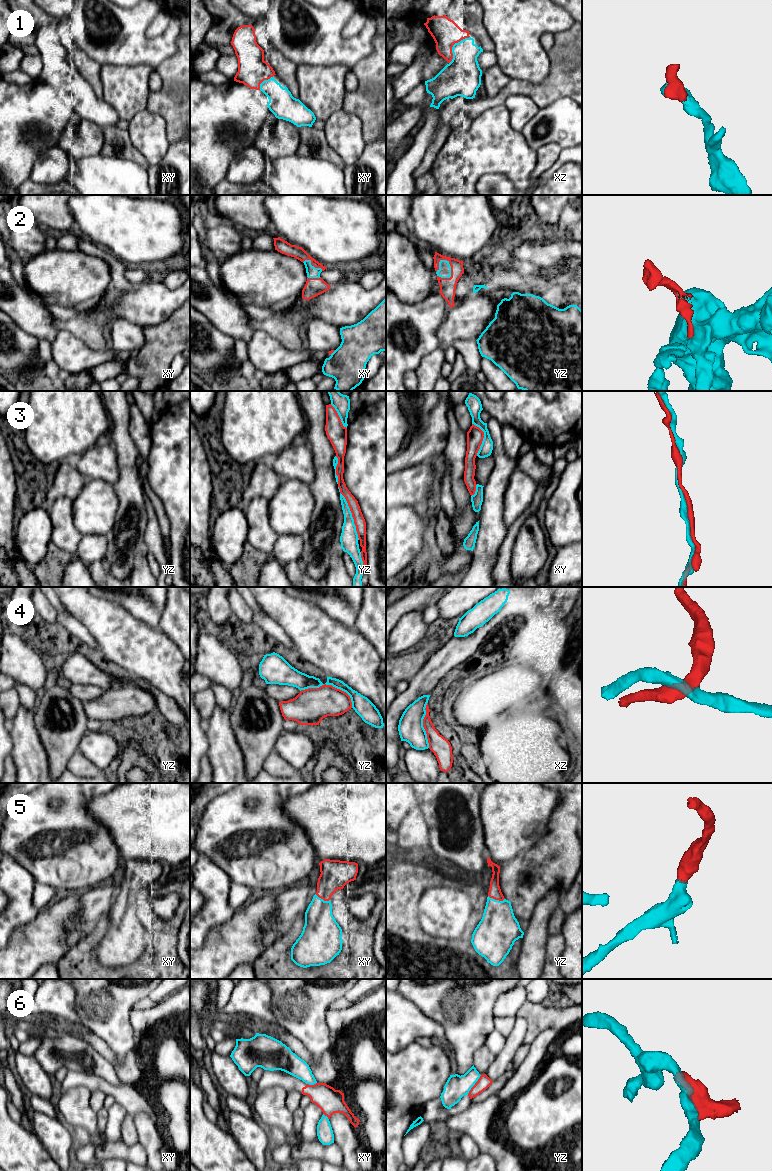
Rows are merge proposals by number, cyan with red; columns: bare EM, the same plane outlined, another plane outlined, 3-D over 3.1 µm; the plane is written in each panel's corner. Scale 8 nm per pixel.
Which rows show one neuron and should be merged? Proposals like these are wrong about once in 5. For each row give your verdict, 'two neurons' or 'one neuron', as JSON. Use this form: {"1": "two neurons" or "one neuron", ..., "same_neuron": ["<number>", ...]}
{"1": "one neuron", "2": "one neuron", "3": "two neurons", "4": "one neuron", "5": "one neuron", "6": "two neurons", "same_neuron": ["1", "2", "4", "5"]}

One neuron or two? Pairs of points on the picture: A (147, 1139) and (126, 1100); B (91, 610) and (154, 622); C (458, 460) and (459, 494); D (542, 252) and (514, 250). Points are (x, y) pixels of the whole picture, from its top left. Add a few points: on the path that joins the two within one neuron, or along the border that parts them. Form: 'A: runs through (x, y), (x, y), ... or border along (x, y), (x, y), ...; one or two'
A: border along (133, 1117), (138, 1113), (146, 1113), (157, 1125); two
B: border along (120, 605), (150, 626), (159, 628); two
C: runs through (458, 468), (458, 486); one
D: runs through (535, 252), (521, 251); one

